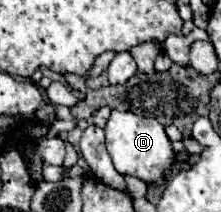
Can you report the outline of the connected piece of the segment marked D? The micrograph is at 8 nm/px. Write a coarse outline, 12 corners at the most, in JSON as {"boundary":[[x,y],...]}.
{"boundary":[[111,112],[105,144],[117,172],[163,184],[175,162],[155,118]]}

